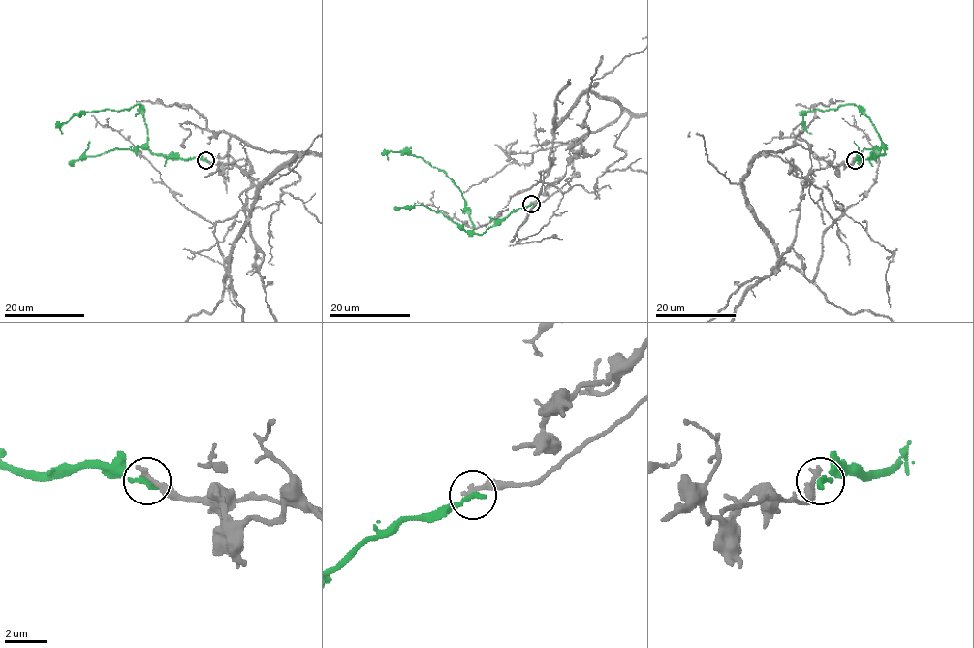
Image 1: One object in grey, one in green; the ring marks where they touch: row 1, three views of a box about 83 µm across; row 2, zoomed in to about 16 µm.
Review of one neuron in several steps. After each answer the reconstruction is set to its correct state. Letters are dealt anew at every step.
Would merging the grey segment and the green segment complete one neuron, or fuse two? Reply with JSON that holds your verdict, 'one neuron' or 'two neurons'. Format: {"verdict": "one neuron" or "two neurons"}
{"verdict": "two neurons"}

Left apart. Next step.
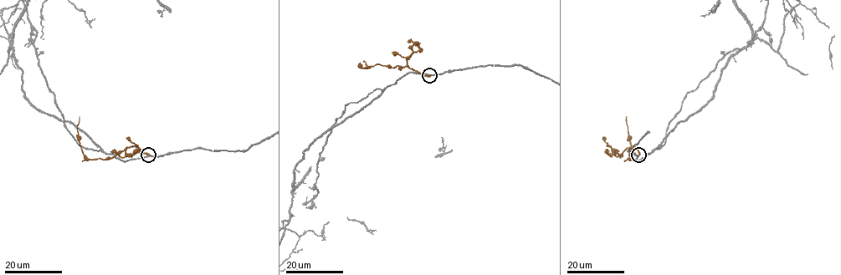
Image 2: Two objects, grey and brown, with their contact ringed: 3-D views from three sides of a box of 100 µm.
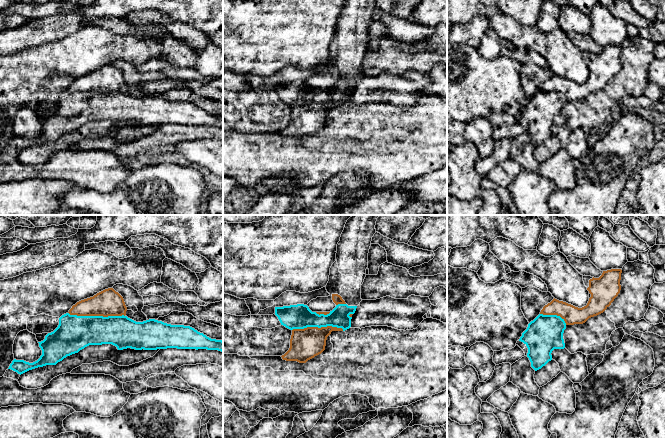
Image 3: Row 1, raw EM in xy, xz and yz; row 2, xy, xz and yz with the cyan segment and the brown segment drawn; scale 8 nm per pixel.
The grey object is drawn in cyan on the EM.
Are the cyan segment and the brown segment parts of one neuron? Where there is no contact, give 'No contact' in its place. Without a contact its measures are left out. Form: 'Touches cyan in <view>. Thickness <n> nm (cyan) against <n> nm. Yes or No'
Touches cyan in xy. Thickness 280 nm (cyan) against 220 nm. No

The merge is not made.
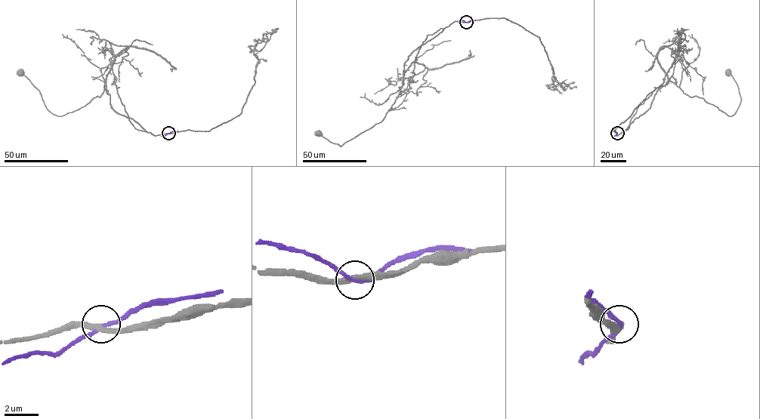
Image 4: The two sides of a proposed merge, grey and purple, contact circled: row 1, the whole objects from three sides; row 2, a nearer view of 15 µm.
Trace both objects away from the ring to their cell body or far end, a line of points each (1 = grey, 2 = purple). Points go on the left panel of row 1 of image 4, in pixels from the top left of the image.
1: (168, 133), (154, 135), (118, 113), (109, 103), (105, 81), (100, 97), (57, 115), (20, 72)
2: (168, 133), (177, 130)

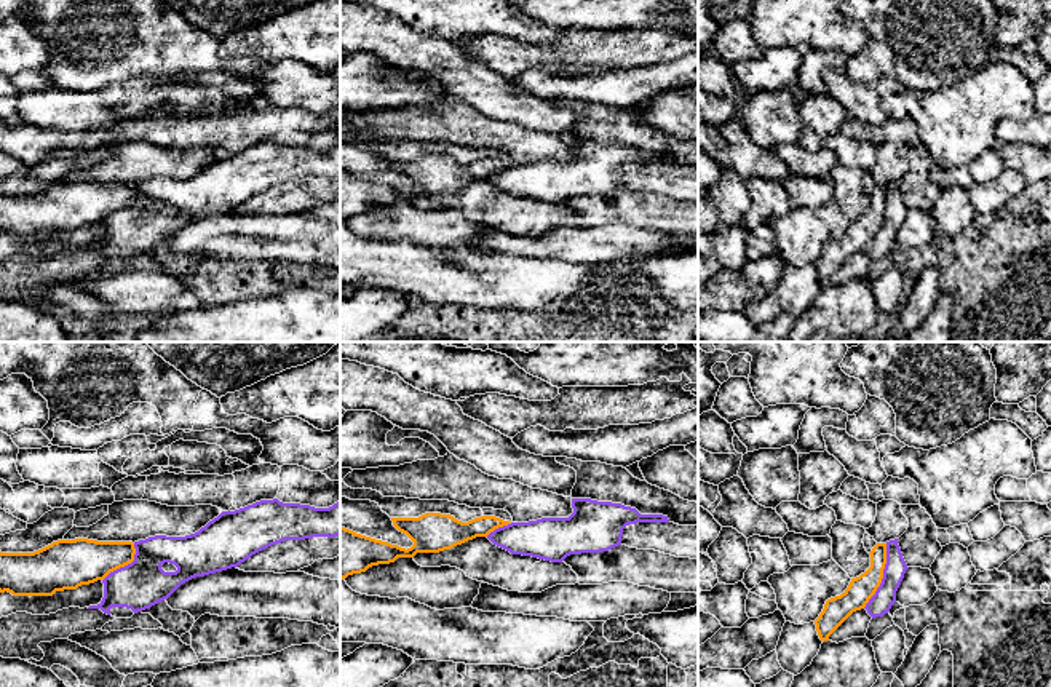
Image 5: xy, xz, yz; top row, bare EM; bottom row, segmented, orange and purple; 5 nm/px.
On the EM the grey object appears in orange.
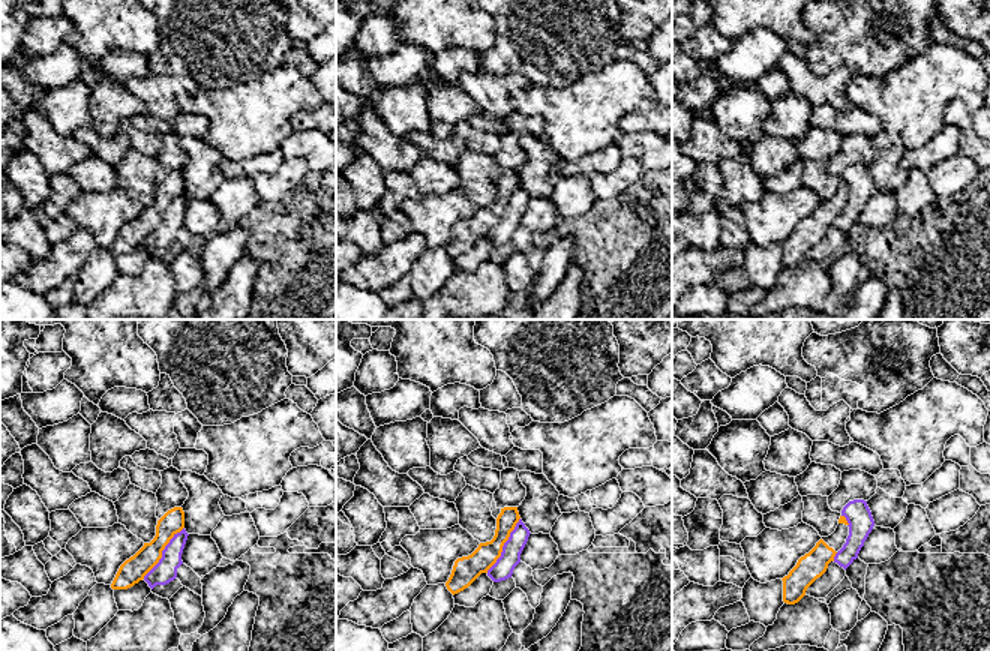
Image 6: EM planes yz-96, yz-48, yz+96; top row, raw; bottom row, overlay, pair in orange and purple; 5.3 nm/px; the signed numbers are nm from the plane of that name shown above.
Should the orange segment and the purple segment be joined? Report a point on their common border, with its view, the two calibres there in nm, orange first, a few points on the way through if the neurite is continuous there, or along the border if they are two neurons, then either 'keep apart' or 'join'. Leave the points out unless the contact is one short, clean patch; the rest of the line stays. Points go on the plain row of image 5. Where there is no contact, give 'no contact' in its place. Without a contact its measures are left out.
meets orange in yz at (882, 218); 130 nm thick on the orange side, 110 nm on the other; keep apart

